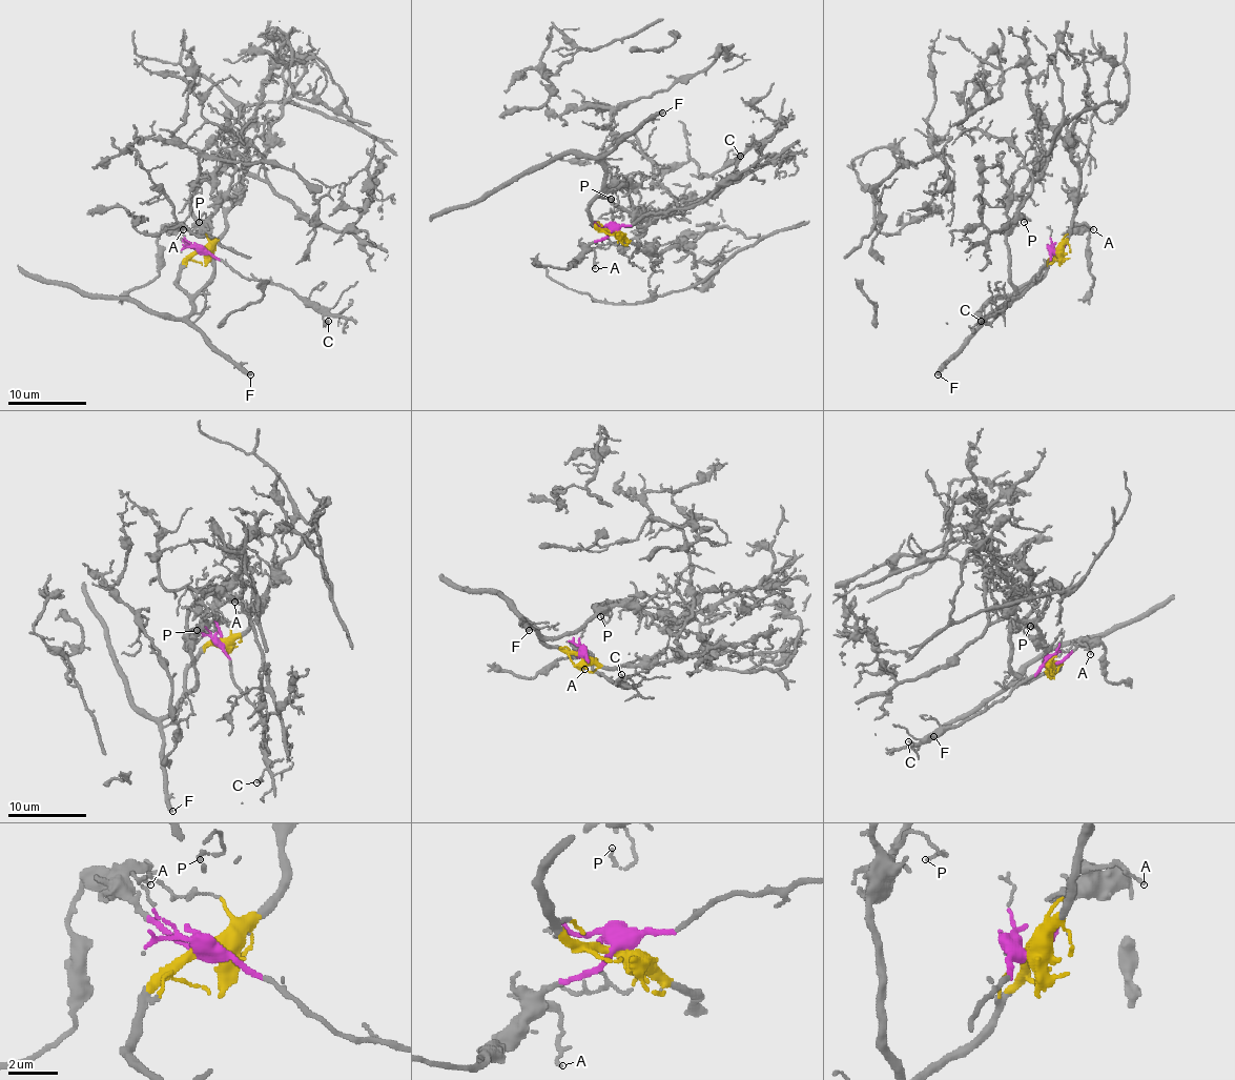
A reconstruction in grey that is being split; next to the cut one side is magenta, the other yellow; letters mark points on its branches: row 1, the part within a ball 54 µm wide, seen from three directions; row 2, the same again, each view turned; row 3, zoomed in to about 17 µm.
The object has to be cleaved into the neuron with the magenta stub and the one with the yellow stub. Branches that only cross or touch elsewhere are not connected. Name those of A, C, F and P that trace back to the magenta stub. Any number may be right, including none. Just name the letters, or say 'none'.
A, C

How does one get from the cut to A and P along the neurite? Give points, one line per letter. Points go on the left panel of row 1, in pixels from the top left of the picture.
A: (200, 251), (177, 230), (183, 224), (183, 230)
P: (200, 251), (177, 281), (190, 294), (213, 269), (210, 231), (199, 220), (204, 212), (199, 222)

